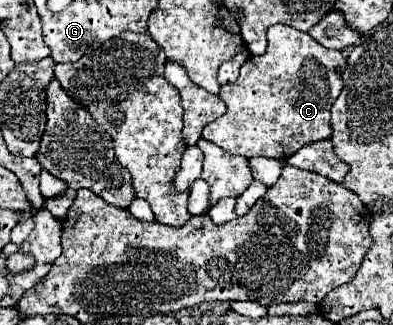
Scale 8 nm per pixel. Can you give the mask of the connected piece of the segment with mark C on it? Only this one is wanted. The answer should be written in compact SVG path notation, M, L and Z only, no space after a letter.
M274 24L268 28L268 48L262 56L252 56L240 70L236 82L222 86L220 98L228 106L228 112L210 122L202 130L202 138L214 142L230 154L240 154L244 158L266 156L274 160L286 160L302 146L318 140L328 140L332 134L330 126L330 106L340 96L342 90L342 70L346 68L346 58L340 50L326 50L318 46L314 38L306 32L298 32L286 24Z

